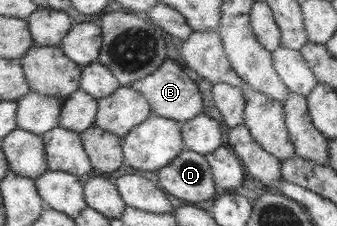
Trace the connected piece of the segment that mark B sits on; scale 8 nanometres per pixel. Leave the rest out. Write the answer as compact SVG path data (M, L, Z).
M168 58L152 75L136 80L133 84L129 84L129 86L145 95L149 104L152 104L154 114L176 120L182 124L201 115L203 108L205 108L201 90L185 74L183 67L179 66L178 63L175 64L173 59Z

